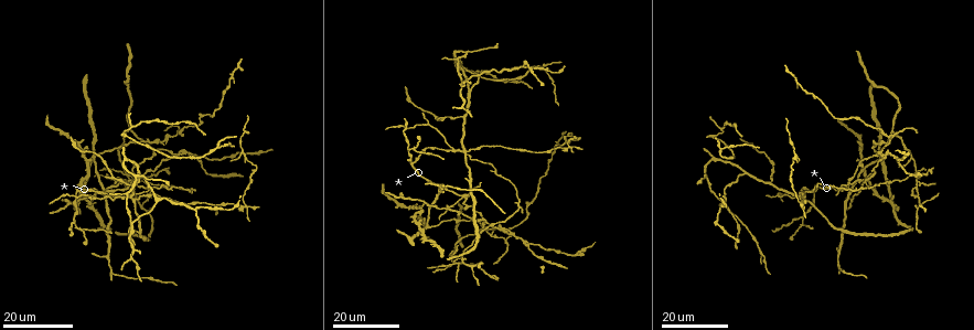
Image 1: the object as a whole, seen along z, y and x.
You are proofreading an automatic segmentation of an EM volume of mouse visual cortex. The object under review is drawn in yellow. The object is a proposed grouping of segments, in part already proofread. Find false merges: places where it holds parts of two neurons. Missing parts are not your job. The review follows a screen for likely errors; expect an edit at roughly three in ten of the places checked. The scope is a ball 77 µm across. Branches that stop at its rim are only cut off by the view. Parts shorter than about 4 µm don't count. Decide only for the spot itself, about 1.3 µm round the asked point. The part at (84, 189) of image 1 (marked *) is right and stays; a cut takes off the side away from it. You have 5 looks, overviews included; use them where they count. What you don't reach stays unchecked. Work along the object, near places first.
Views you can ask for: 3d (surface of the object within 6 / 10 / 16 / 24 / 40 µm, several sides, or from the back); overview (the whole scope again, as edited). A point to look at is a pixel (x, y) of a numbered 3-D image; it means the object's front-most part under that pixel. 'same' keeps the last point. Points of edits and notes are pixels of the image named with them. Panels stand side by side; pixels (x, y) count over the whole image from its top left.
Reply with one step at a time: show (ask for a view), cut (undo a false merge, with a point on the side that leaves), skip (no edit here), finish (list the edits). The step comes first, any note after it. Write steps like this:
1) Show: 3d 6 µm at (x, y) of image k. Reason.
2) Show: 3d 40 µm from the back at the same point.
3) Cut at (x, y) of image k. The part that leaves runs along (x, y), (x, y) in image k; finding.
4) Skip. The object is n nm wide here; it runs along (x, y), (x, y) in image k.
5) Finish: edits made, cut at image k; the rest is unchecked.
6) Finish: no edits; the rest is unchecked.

Show: 3d 24 µm at (78, 227) of image 1. Three-way junction.

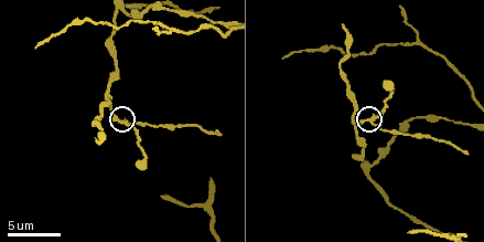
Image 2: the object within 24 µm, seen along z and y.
Show: 3d 10 µm at (374, 122) of image 2.

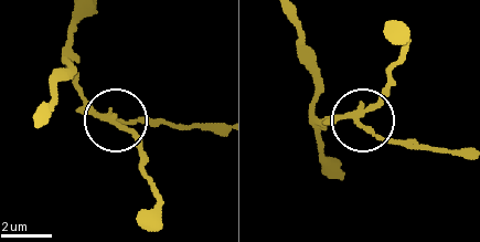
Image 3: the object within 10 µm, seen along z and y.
Cut at (151, 120) of image 3. The side arm is 6 µm long; the part that leaves runs along (364, 127), (394, 140), (464, 153) in image 3; a second neuron is stuck on.

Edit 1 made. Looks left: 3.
Show: 3d 24 µm at (130, 126) of image 1. Three-way junction.

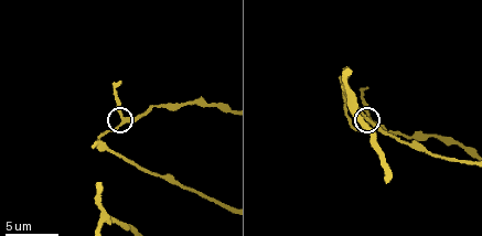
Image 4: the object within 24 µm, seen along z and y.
Show: 3d 10 µm at (123, 118) of image 4. Closer look.

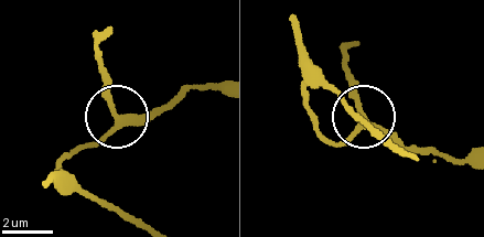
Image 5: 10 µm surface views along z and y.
Skip. One neuron here.

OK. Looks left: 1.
Finish: edits made, cut at image 3; the rest is unchecked.

